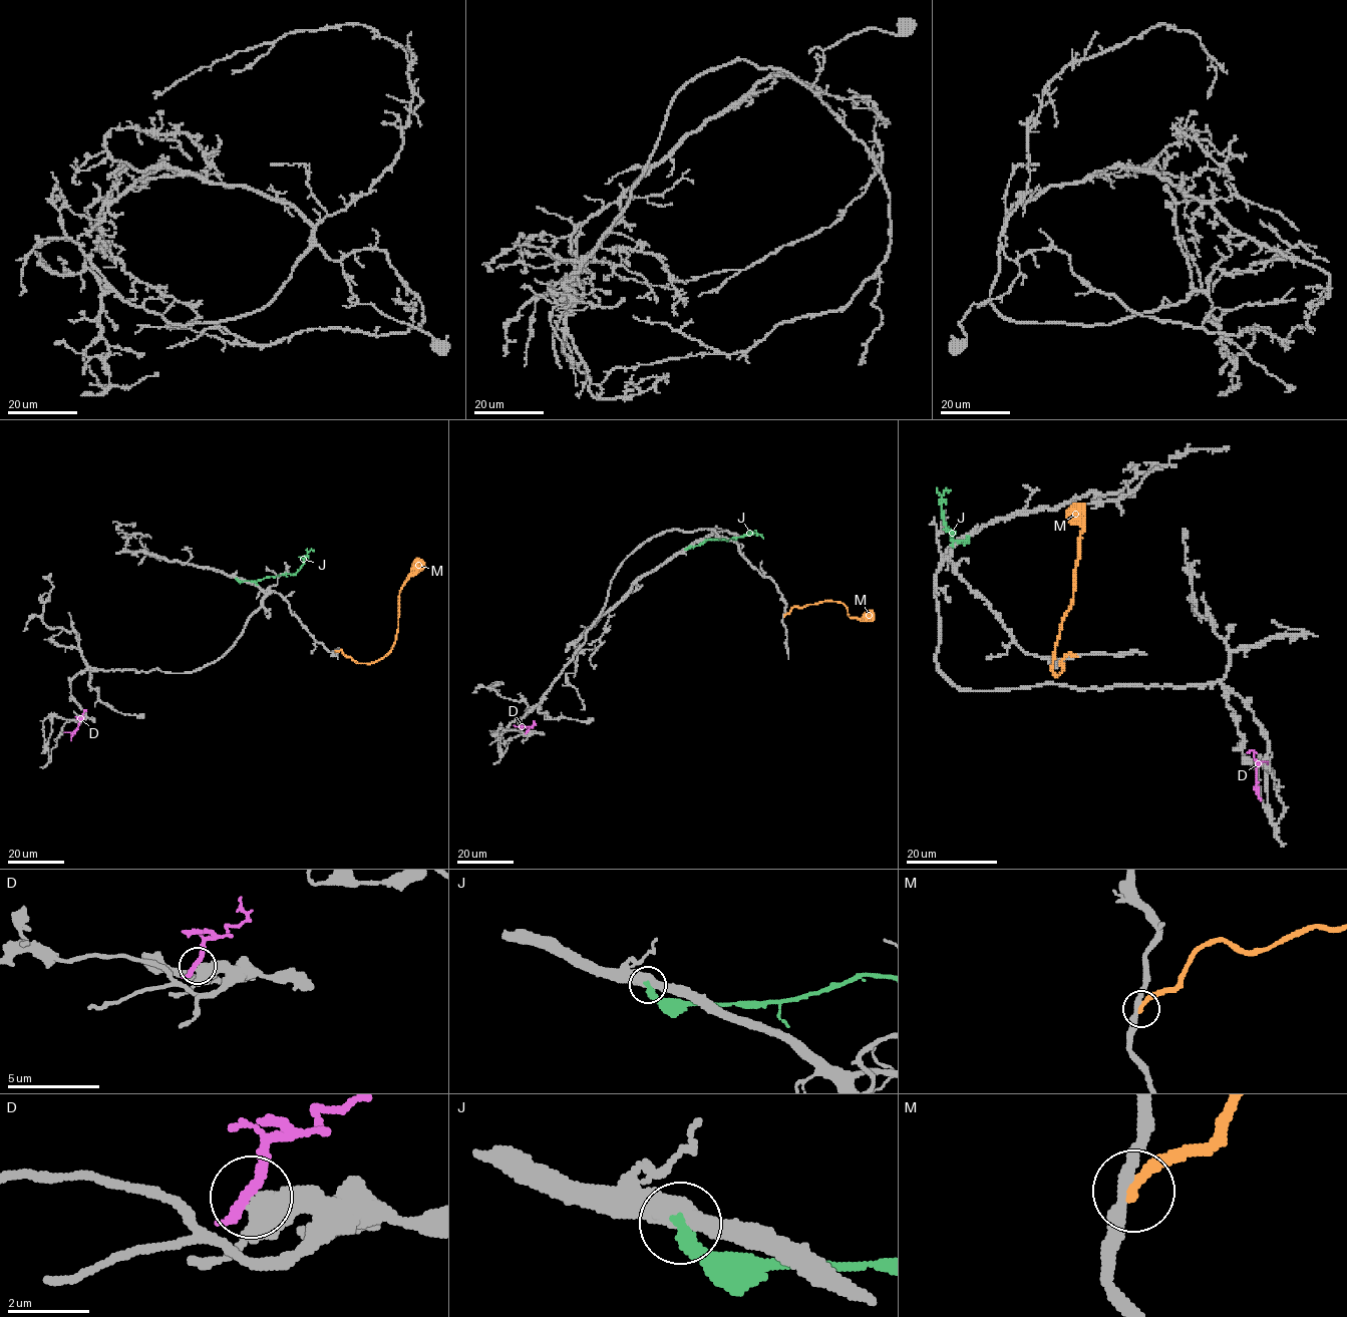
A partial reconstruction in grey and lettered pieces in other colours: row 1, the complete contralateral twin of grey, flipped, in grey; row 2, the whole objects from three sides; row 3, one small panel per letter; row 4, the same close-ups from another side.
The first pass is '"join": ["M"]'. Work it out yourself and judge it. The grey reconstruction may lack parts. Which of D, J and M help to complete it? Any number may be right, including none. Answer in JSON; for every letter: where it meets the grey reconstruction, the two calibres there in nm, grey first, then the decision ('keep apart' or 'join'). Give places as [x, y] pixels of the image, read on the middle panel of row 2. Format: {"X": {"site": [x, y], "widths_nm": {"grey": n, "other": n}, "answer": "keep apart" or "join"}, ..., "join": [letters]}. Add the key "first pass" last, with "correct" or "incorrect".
{"D": {"site": [527, 731], "widths_nm": {"grey": 500, "other": 280}, "answer": "keep apart"}, "J": {"site": [685, 548], "widths_nm": {"grey": 550, "other": 340}, "answer": "keep apart"}, "M": {"site": [784, 616], "widths_nm": {"grey": 280, "other": 280}, "answer": "keep apart"}, "join": [], "first pass": "incorrect"}

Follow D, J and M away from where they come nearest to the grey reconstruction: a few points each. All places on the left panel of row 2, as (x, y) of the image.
D: (77, 717), (78, 727), (71, 740)
J: (236, 578), (248, 581), (293, 575), (304, 563), (306, 554), (314, 550)
M: (334, 651), (340, 650), (361, 663), (375, 662), (386, 654), (397, 633), (400, 589), (422, 561)

